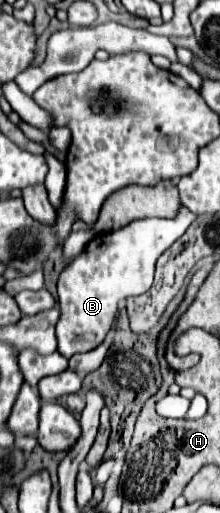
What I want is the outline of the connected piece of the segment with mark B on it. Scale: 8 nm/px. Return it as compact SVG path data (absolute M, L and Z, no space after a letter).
M180 206L174 218L138 218L118 230L100 232L88 242L82 254L78 254L58 278L60 320L56 324L56 340L62 356L70 358L102 344L114 324L120 300L150 290L158 256L186 232L194 218L194 212Z

